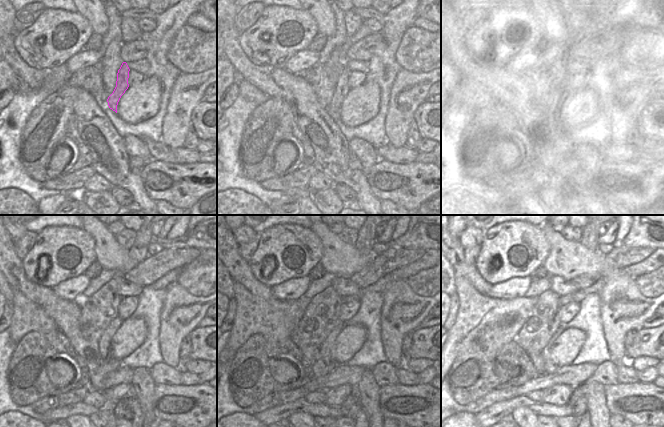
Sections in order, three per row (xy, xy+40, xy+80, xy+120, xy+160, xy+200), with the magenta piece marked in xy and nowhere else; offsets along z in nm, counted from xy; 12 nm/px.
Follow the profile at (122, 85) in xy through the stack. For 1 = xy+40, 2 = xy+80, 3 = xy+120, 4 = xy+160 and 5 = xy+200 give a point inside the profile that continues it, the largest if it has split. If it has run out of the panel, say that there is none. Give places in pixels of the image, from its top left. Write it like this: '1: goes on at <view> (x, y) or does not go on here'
1: goes on at xy+40 (342, 88)
2: goes on at xy+80 (566, 94)
3: goes on at xy+120 (104, 343)
4: goes on at xy+160 (326, 348)
5: goes on at xy+200 (550, 368)

